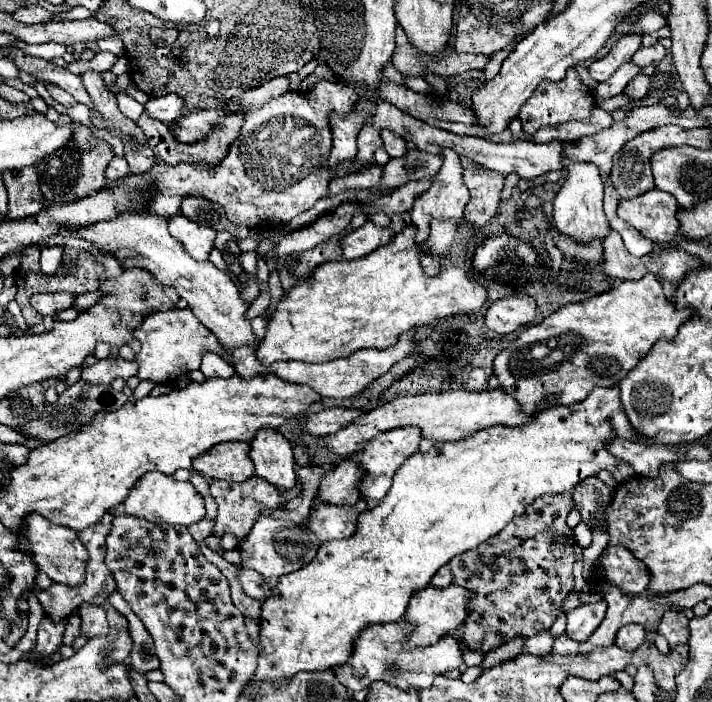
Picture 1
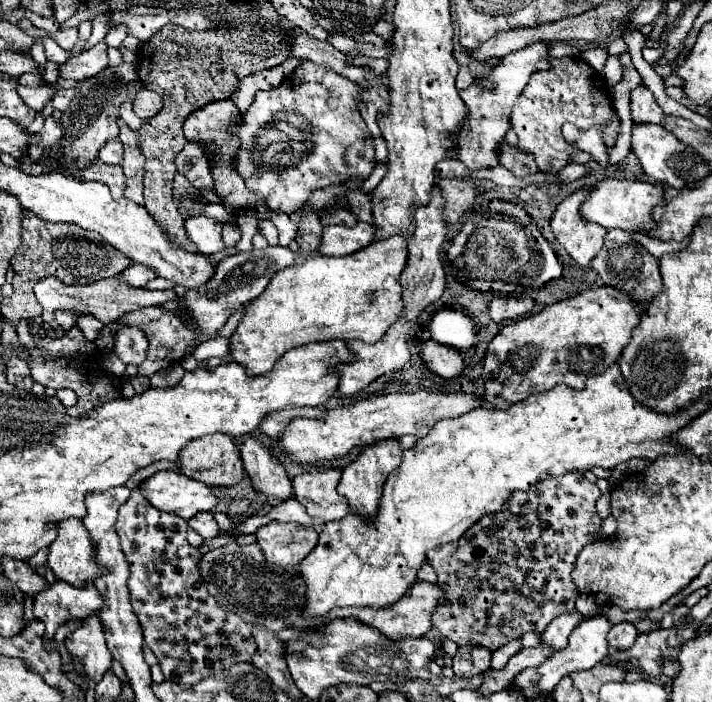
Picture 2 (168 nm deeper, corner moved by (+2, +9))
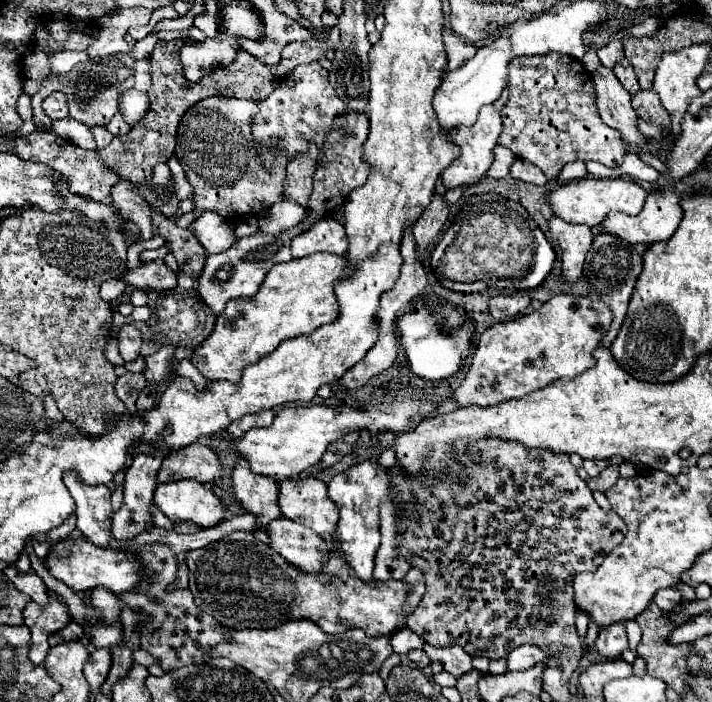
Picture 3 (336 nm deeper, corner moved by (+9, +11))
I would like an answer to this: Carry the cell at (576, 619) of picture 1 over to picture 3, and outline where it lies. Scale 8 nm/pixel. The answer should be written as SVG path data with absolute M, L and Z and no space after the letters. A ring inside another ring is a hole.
M522 645L508 655L508 659L506 659L508 671L526 671L538 663L544 663L546 657L548 657L546 651L536 649L534 645Z

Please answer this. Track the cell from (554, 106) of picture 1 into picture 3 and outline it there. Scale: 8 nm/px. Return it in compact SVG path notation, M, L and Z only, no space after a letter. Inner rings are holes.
M548 53L542 57L518 57L510 65L510 85L508 101L502 109L502 133L498 145L510 149L516 157L526 159L540 167L550 181L556 181L562 167L570 161L598 161L606 167L618 167L628 151L616 129L610 129L598 113L596 107L596 89L590 75L584 71L584 65L562 53Z

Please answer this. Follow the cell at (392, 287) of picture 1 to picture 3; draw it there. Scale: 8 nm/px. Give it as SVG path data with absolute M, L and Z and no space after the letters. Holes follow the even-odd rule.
M316 253L274 265L254 297L238 297L226 303L226 309L216 319L212 335L196 347L190 357L192 365L208 381L226 379L236 383L244 367L270 355L282 341L312 333L314 329L336 321L338 301L334 297L334 281L352 271L346 257L330 253Z

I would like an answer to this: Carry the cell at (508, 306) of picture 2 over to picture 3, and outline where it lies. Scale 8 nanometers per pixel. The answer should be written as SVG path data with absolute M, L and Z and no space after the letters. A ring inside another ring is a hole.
M512 293L512 295L496 295L490 299L490 315L496 321L510 321L518 317L526 307L530 305L530 295L528 293Z

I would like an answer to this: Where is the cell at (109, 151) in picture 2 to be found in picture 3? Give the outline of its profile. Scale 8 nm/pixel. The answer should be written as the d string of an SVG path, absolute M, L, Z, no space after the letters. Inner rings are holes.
M94 127L94 129L92 129L92 135L94 135L96 145L98 145L100 149L104 149L104 147L112 141L112 133L110 133L106 127Z

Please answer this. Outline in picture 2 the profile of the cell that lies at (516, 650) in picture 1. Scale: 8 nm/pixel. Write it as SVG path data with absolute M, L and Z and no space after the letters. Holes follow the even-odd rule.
M459 647L457 655L453 657L453 671L459 677L475 677L485 673L491 667L493 651L485 651L485 647Z

